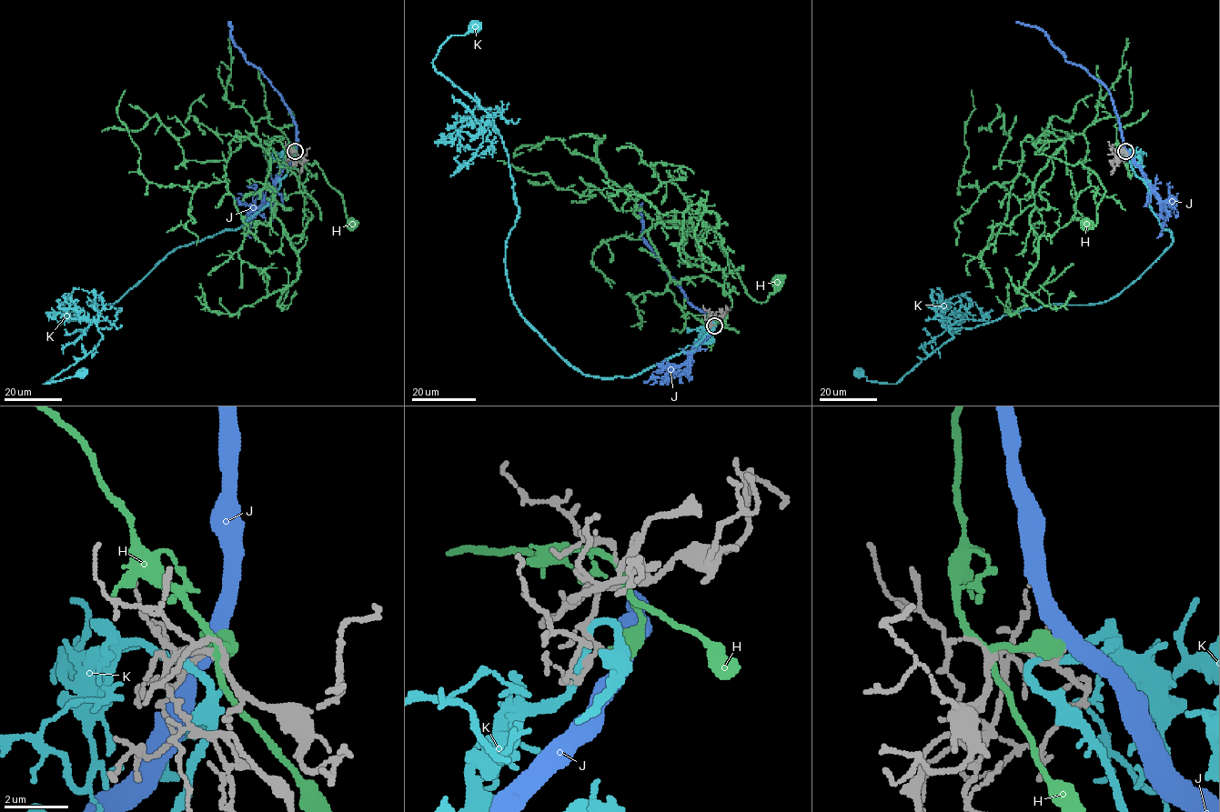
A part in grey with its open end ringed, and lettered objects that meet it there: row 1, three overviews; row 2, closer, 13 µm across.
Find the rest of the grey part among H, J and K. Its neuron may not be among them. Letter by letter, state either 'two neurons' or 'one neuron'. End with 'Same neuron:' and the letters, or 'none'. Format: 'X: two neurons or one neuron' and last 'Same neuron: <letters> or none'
H: two neurons
J: two neurons
K: two neurons
Same neuron: none

